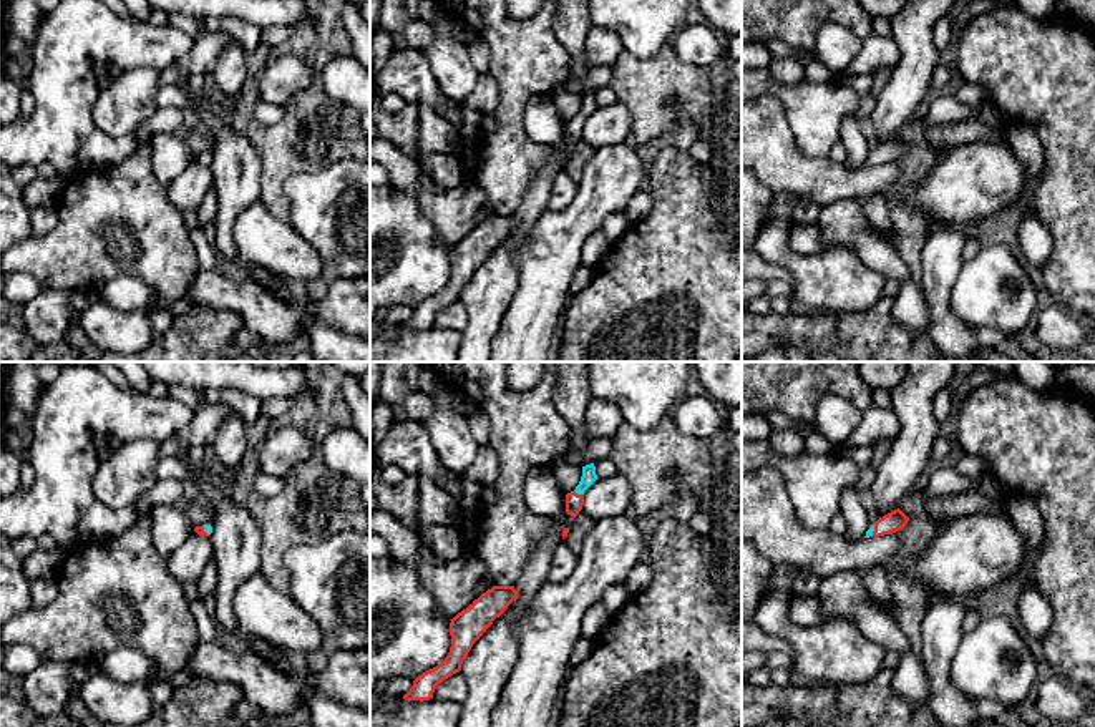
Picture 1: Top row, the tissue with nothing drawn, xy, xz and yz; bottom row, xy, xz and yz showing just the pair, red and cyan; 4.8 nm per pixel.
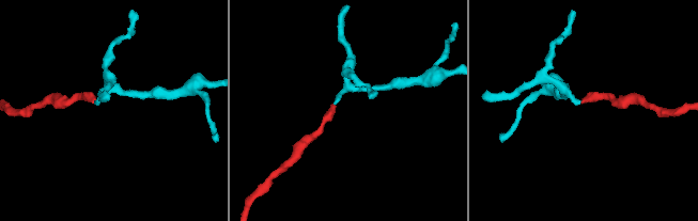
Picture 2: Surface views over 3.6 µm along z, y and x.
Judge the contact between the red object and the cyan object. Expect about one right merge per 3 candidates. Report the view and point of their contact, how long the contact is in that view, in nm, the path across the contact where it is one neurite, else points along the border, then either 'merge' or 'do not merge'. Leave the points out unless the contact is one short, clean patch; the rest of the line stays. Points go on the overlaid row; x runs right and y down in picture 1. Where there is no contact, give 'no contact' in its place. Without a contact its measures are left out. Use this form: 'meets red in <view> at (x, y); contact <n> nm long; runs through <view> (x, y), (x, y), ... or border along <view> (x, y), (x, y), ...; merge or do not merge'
meets red in xz at (576, 493); contact 50 nm long; runs through xz (574, 502), (576, 493), (589, 477); merge

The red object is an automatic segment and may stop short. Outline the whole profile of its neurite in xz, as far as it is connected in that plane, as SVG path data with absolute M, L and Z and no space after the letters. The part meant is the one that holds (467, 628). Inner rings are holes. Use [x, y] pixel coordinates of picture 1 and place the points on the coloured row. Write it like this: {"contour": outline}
{"contour": "M493 586L458 612L450 622L451 647L448 656L441 664L418 676L403 699L408 702L433 699L436 686L461 671L461 664L473 644L516 599L518 591L514 586Z"}

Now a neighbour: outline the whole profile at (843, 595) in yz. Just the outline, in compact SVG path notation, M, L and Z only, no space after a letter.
M854 569L841 571L823 579L816 593L825 621L849 617L859 631L884 649L903 656L911 652L911 641L889 614L871 604L871 594Z

